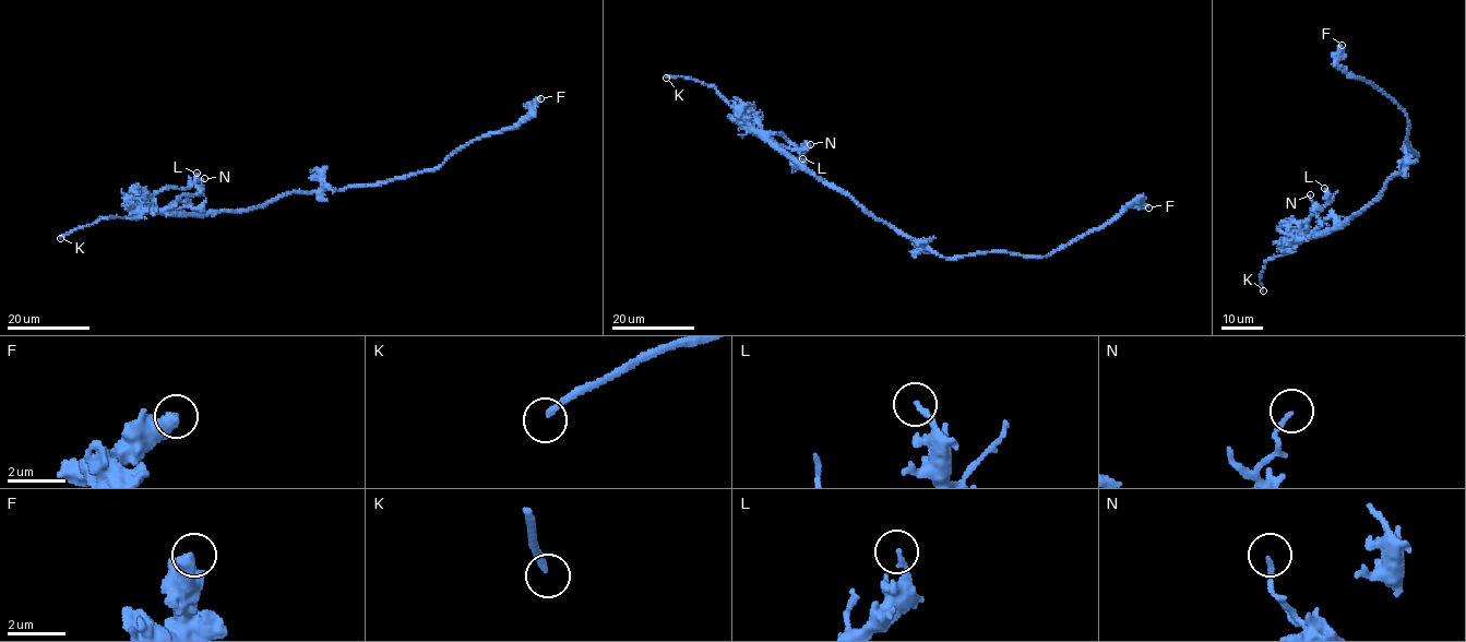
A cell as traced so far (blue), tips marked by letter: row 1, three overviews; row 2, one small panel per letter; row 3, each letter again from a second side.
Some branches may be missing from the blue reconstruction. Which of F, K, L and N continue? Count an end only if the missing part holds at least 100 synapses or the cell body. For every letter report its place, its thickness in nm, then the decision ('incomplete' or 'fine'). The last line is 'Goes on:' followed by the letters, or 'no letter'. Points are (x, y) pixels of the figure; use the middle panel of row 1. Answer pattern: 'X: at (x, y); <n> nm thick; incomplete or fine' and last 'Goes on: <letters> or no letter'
F: at (1148, 207); 400 nm thick; fine
K: at (666, 78); 220 nm thick; incomplete
L: at (802, 158); 170 nm thick; fine
N: at (810, 144); 140 nm thick; fine
Goes on: K

